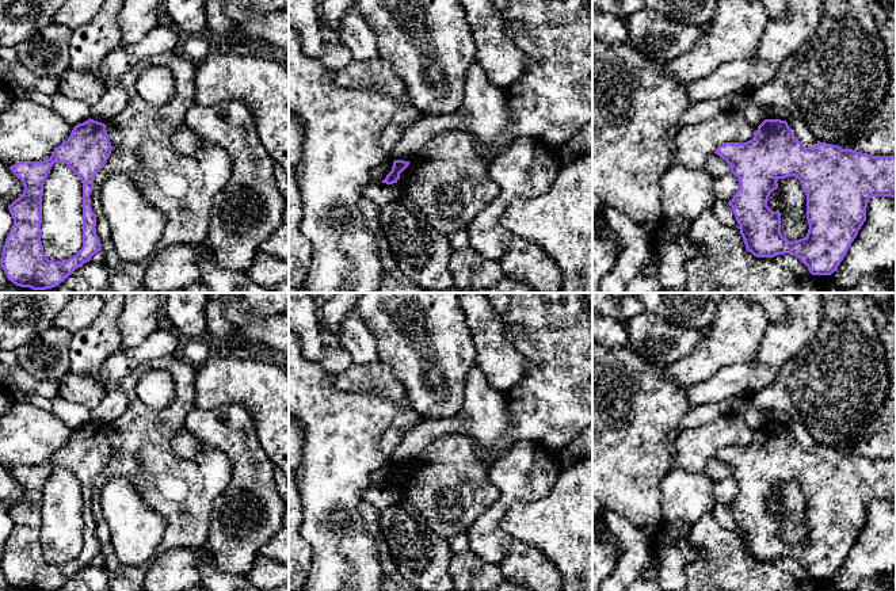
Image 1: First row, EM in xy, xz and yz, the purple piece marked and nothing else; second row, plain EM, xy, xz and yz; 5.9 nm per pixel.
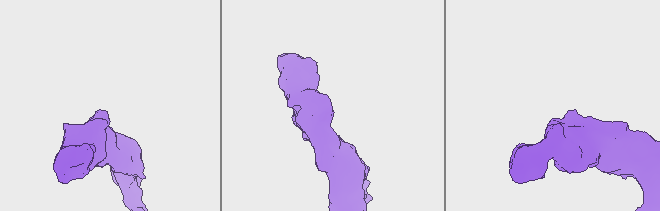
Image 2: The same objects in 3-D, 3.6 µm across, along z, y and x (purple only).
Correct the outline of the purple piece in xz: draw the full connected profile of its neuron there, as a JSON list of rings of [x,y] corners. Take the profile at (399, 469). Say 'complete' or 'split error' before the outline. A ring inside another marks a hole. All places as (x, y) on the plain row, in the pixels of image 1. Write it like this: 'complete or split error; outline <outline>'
complete; outline [[[394,464],[392,474],[386,478],[382,487],[393,488],[400,483],[400,477],[409,469],[409,465]]]

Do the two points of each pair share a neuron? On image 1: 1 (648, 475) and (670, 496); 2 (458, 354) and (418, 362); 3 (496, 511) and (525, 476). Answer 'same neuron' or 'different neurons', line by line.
1: different neurons
2: same neuron
3: same neuron

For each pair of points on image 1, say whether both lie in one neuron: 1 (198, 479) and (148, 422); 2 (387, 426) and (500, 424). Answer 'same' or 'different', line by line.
1: same
2: different

